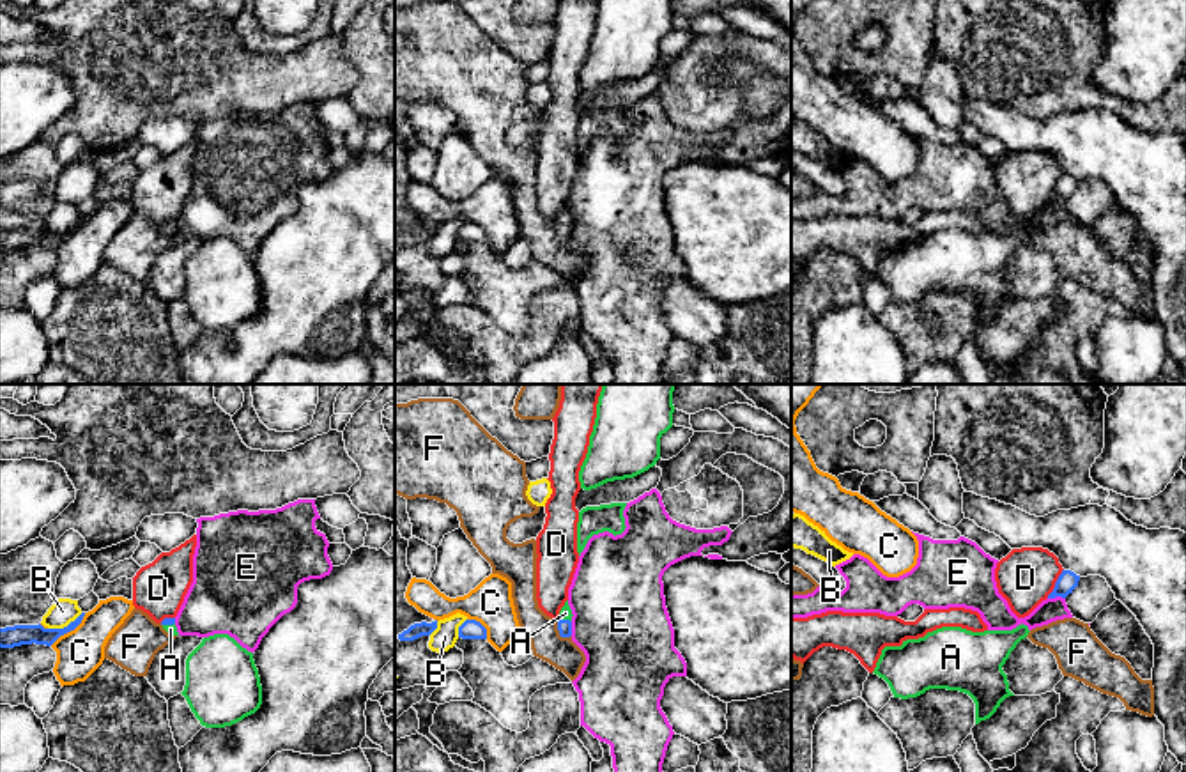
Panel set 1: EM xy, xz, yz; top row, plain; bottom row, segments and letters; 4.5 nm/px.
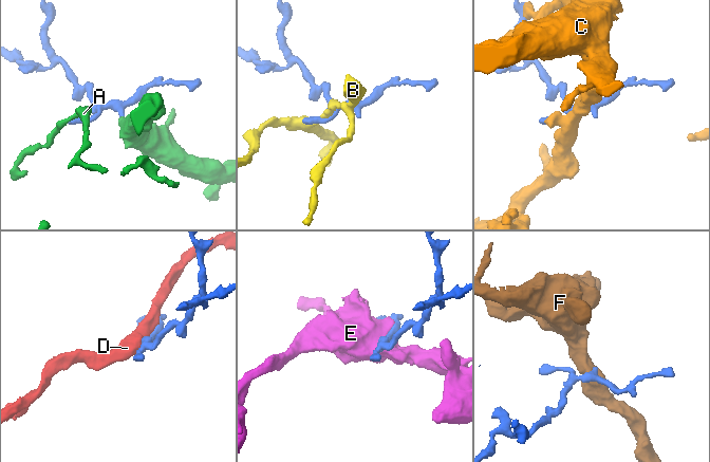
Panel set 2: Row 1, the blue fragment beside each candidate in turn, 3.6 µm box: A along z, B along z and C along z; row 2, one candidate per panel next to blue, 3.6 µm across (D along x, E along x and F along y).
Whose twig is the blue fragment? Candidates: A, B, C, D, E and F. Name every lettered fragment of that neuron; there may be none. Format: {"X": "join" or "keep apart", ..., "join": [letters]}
{"A": "join", "B": "keep apart", "C": "keep apart", "D": "keep apart", "E": "keep apart", "F": "keep apart", "join": ["A"]}

